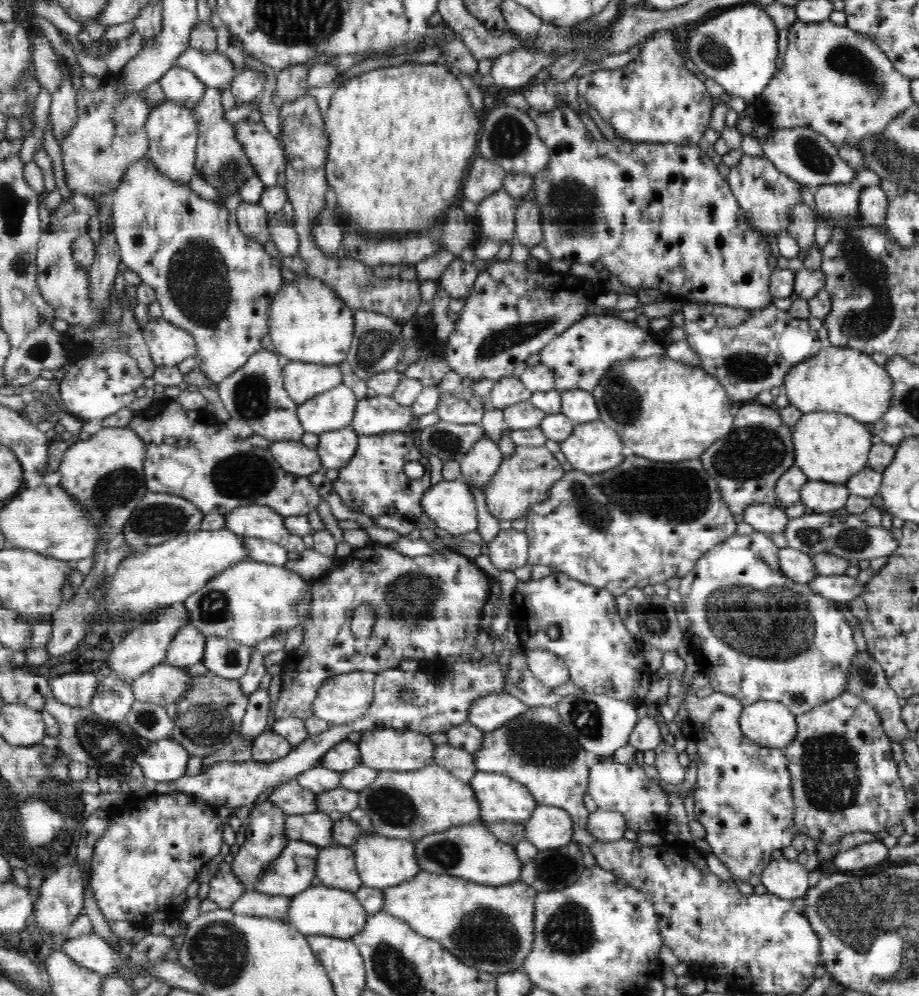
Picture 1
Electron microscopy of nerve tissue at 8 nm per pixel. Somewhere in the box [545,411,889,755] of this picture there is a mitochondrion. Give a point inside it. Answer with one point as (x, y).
(677, 495)

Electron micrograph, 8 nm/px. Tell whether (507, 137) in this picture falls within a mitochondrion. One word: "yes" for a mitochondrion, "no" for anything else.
yes

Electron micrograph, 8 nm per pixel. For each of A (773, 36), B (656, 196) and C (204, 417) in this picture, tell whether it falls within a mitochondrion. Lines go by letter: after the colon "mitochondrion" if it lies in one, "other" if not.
A: other
B: other
C: other

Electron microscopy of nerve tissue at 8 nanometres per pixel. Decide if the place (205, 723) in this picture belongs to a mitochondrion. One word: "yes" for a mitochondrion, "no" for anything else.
yes

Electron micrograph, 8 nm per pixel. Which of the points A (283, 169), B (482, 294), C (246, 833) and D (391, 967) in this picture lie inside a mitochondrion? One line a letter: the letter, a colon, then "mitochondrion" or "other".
A: other
B: other
C: other
D: mitochondrion

